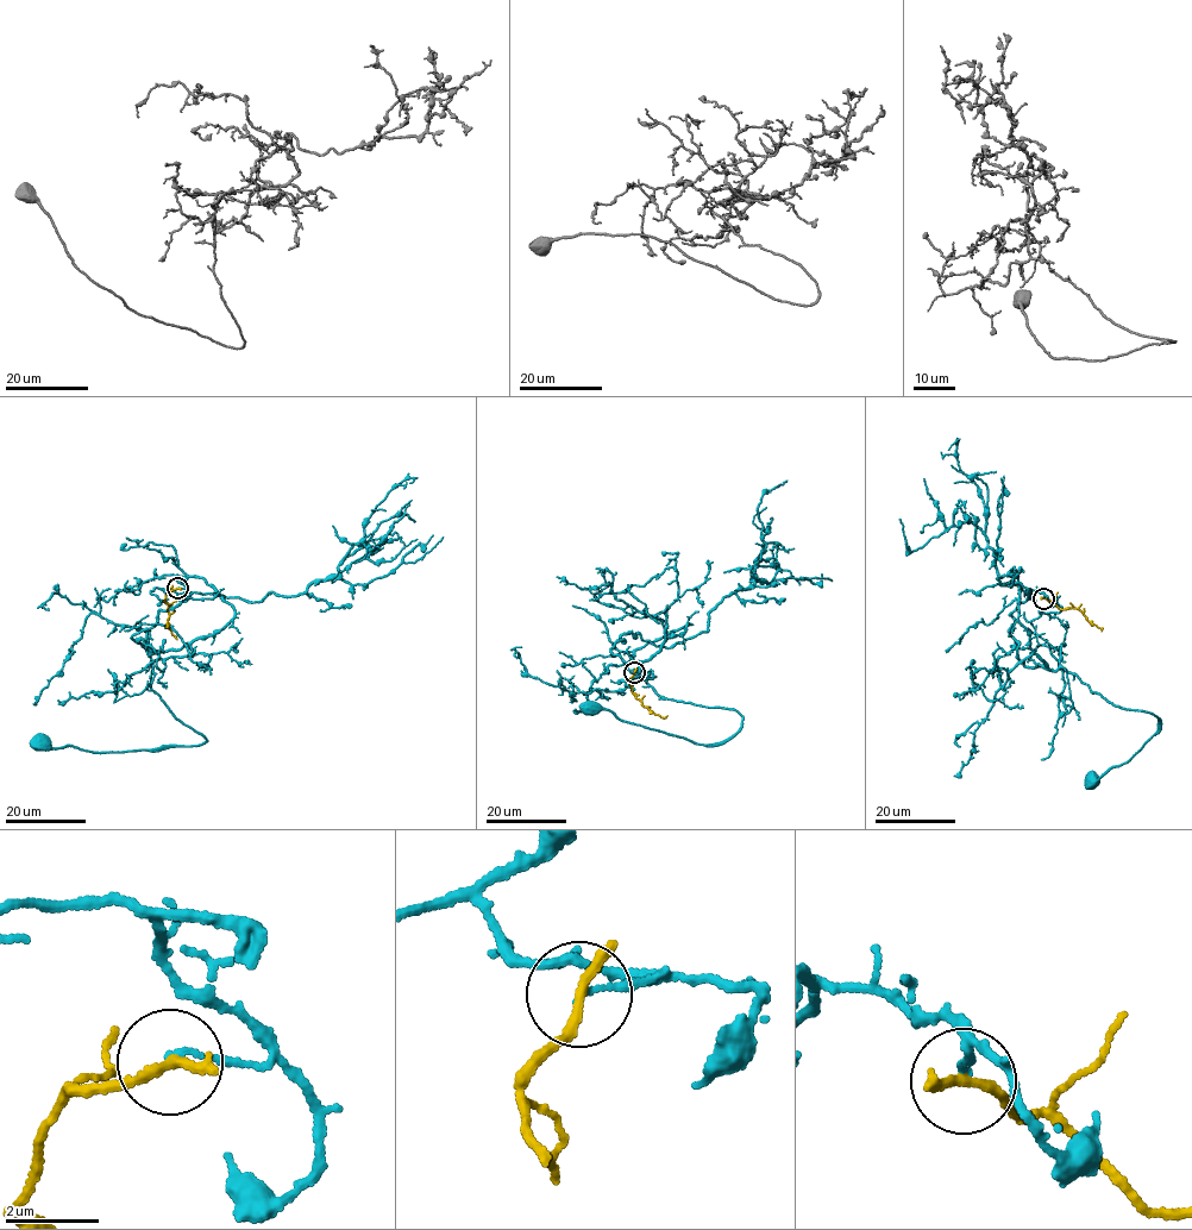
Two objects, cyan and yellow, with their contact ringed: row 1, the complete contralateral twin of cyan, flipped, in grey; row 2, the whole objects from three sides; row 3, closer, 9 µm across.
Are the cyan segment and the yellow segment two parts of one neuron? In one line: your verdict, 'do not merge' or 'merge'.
do not merge

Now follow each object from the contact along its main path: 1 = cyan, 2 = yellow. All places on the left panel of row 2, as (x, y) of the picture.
1: (176, 588), (198, 576), (234, 609), (214, 634), (148, 656), (152, 690), (206, 741), (41, 742)
2: (176, 588), (168, 591), (163, 601), (168, 607), (168, 623), (177, 639)

